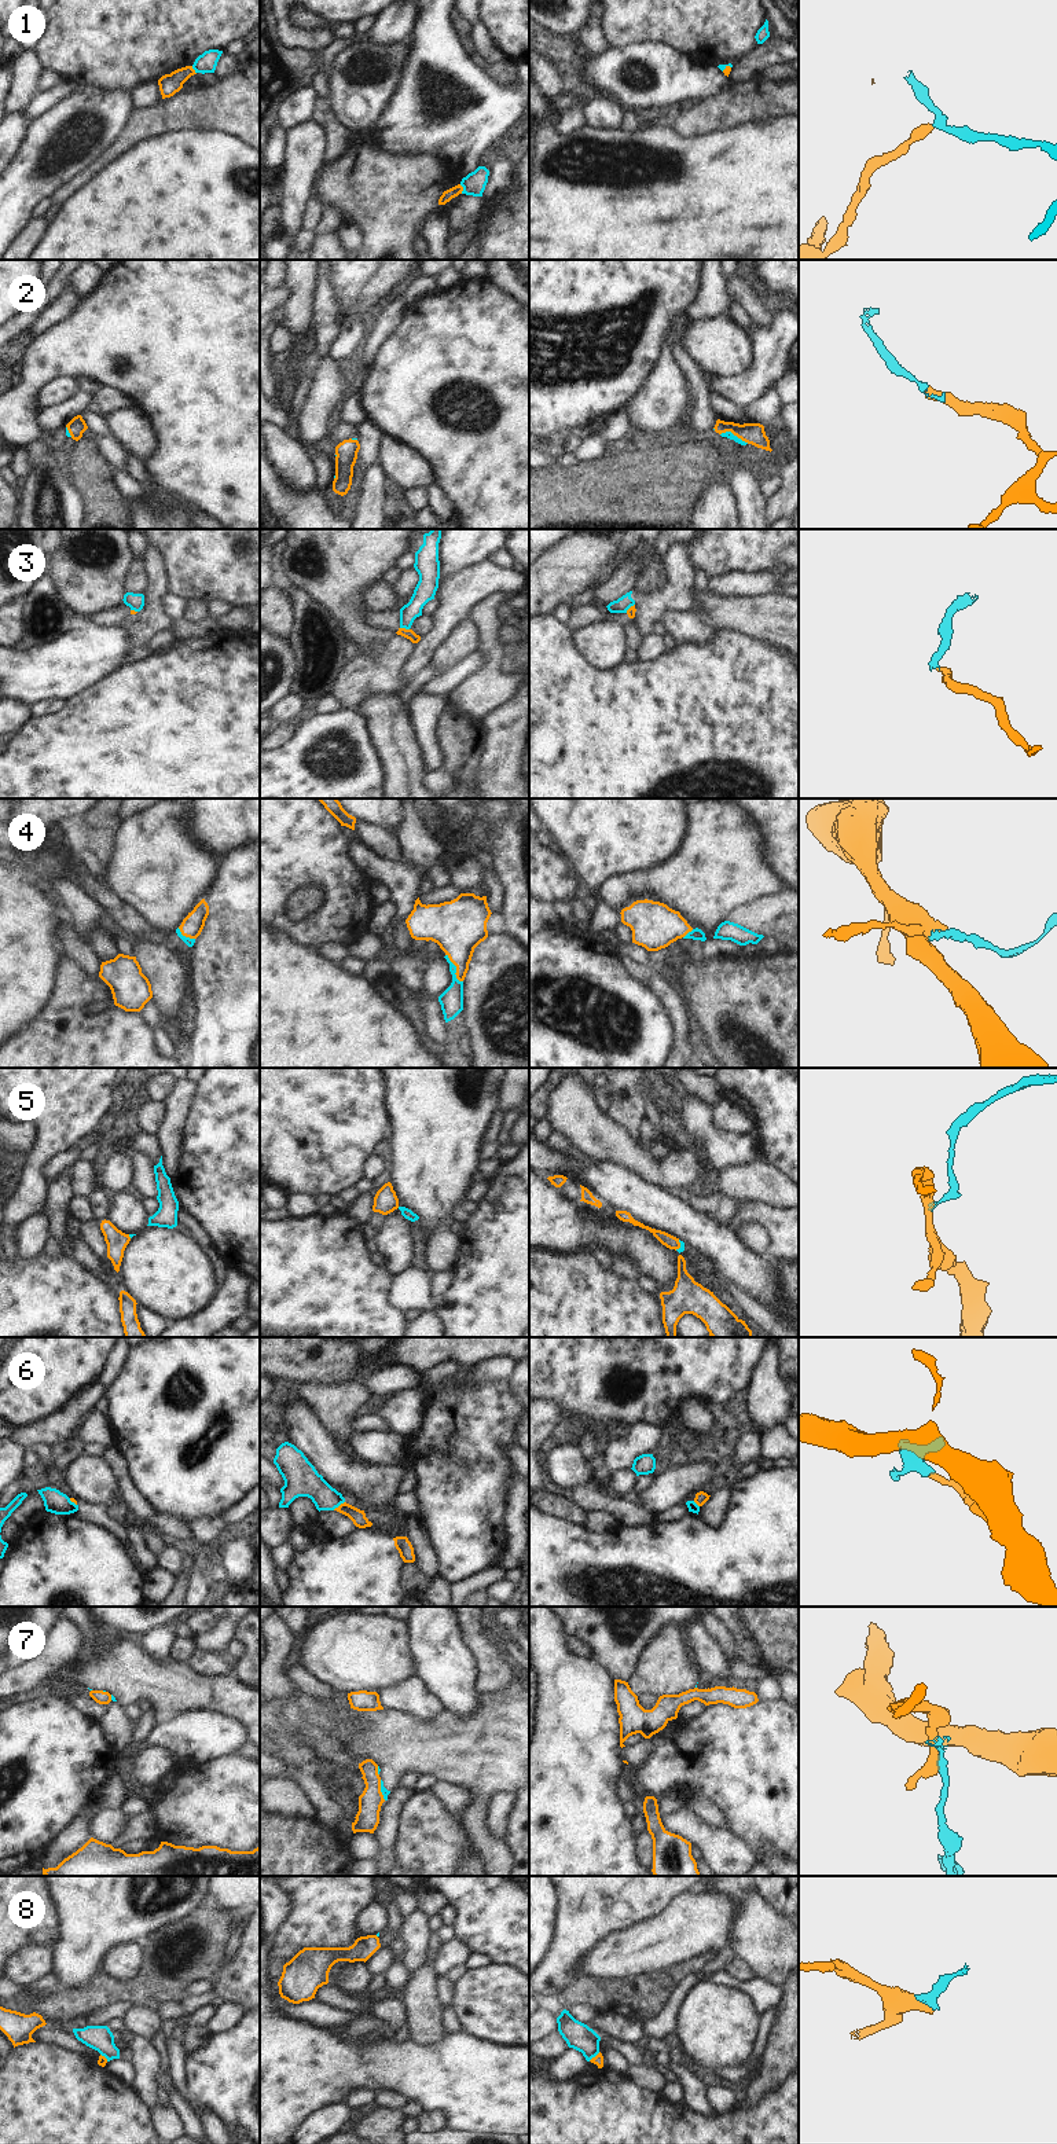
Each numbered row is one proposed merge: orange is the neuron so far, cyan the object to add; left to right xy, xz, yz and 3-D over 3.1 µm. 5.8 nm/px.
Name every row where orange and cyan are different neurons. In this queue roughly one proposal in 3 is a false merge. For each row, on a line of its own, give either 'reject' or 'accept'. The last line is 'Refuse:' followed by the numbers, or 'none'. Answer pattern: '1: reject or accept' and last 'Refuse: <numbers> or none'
1: reject
2: accept
3: reject
4: accept
5: accept
6: accept
7: reject
8: reject
Refuse: 1, 3, 7, 8

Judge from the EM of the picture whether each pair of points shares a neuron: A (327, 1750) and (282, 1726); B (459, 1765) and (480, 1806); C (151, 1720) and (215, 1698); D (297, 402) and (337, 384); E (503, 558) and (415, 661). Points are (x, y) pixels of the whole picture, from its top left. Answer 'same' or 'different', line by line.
A: different
B: same
C: different
D: different
E: different

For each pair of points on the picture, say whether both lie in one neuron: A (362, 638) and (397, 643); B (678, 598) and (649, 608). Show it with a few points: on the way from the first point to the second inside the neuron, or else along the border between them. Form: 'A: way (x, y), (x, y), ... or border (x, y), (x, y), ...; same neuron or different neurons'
A: border (395, 634), (370, 654), (359, 654); different neurons
B: way (671, 598), (656, 604); same neuron

